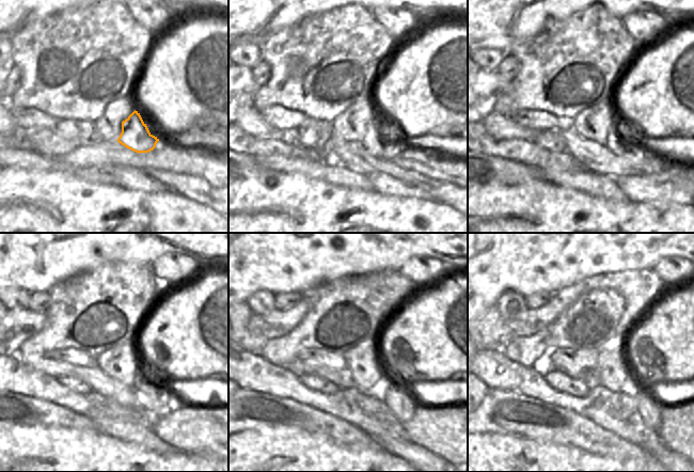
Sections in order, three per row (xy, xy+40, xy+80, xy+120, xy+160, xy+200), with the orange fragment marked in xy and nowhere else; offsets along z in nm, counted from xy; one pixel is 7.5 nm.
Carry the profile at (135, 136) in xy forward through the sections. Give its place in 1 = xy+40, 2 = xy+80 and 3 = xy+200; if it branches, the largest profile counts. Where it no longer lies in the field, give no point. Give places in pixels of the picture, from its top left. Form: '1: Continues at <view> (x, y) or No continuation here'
1: Continues at xy+40 (373, 141)
2: Continues at xy+80 (643, 160)
3: Continues at xy+200 (648, 407)

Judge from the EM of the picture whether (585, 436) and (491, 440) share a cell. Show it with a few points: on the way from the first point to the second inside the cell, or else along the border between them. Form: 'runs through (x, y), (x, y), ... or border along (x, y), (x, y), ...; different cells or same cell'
border along (501, 434), (515, 434), (539, 442), (550, 443); different cells

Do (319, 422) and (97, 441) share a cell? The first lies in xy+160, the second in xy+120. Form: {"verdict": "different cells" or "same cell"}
{"verdict": "different cells"}

